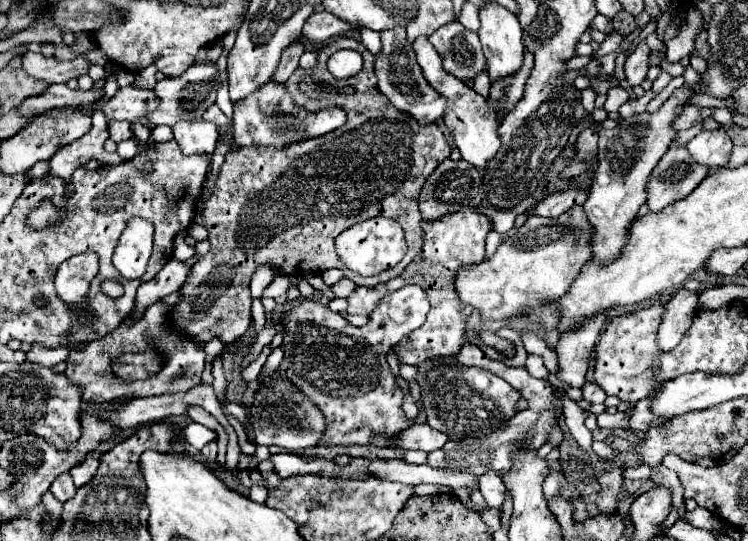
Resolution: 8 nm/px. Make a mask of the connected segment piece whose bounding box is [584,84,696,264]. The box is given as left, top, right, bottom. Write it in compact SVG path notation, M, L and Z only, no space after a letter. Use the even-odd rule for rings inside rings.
M682 84L672 92L672 96L656 110L656 112L642 112L630 118L618 120L618 126L612 130L600 130L600 152L598 152L598 166L592 178L590 196L584 202L588 220L596 228L596 242L594 242L594 262L596 264L610 264L614 258L622 254L622 248L628 242L630 225L646 202L646 182L650 170L658 164L664 152L670 148L674 140L674 120L678 118L678 110L692 104L692 96L696 90Z

